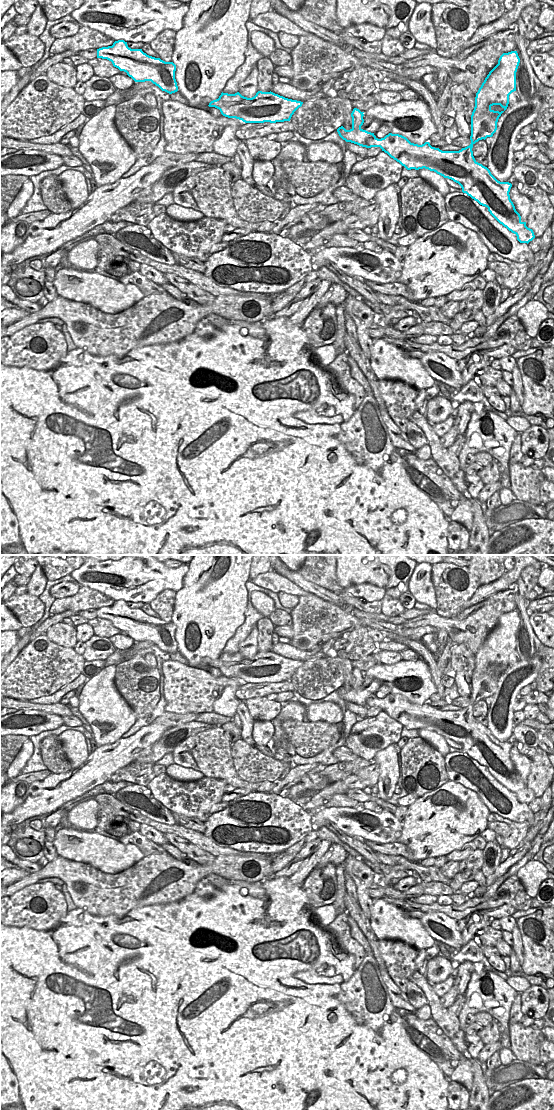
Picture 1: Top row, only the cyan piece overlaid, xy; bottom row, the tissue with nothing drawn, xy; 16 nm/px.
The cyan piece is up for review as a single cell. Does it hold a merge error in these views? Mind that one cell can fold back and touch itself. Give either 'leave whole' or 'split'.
leave whole

